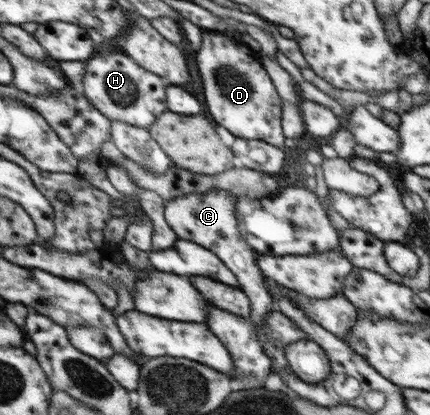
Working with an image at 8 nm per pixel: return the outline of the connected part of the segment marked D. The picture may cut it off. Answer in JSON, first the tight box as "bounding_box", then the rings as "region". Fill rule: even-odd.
{"bounding_box":[196,32,283,148],"region":[[[202,32],[202,48],[196,52],[196,66],[204,84],[204,96],[210,116],[238,138],[263,140],[283,148],[281,96],[263,67],[259,55],[241,40],[232,44],[228,38]]]}

